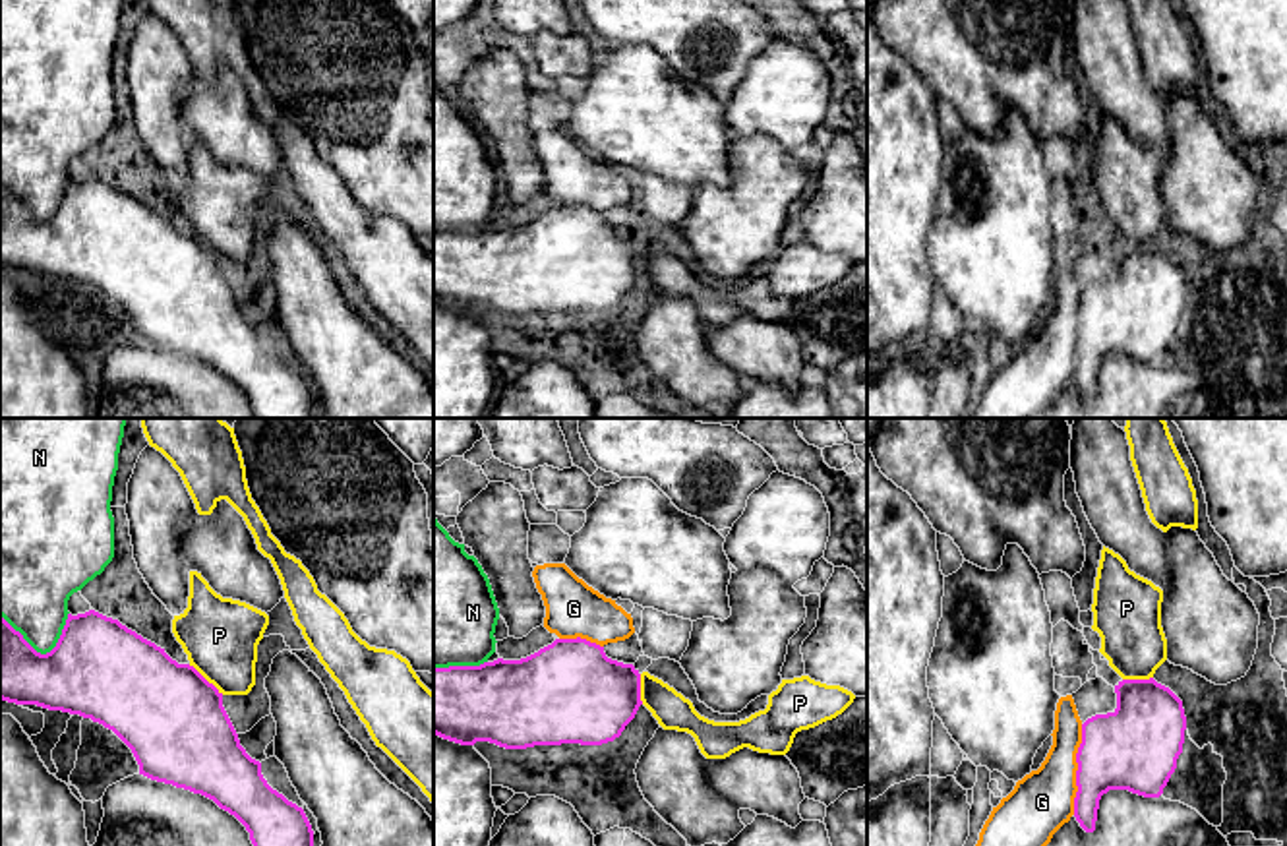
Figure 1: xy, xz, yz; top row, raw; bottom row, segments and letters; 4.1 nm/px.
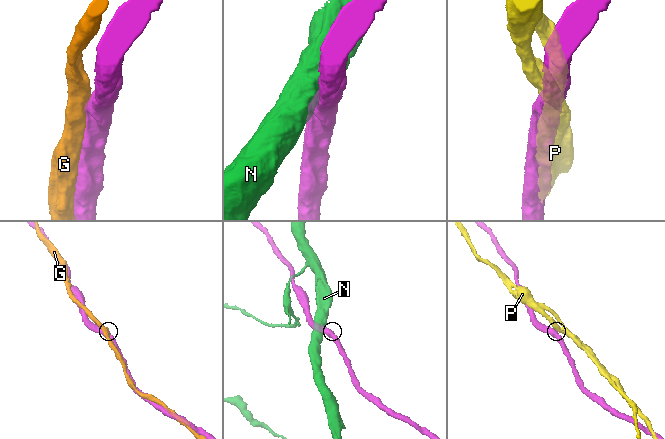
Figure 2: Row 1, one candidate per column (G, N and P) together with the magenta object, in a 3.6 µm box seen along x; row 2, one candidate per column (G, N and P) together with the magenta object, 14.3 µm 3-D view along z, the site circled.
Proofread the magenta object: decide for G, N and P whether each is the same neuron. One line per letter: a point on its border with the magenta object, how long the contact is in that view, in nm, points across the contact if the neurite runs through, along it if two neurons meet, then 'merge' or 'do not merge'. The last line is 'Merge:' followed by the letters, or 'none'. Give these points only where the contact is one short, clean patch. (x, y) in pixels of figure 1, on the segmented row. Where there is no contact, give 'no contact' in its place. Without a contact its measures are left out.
G: contact yz (1078, 769); length 380 nm; merge
N: contact xy (39, 653); length 280 nm; do not merge
P: contact xy (204, 678); length 200 nm; border xy (188, 664), (223, 694); do not merge
Merge: G

